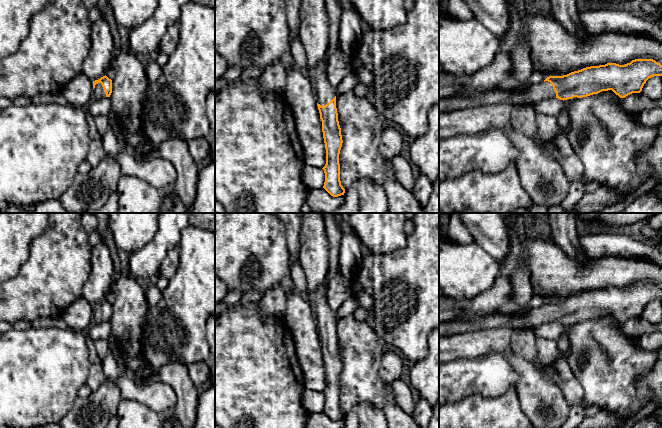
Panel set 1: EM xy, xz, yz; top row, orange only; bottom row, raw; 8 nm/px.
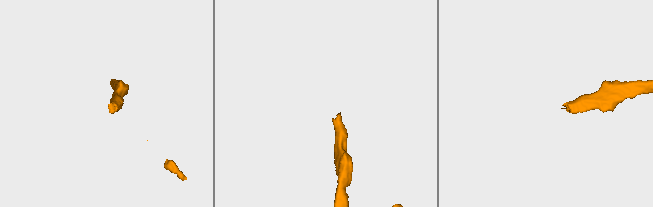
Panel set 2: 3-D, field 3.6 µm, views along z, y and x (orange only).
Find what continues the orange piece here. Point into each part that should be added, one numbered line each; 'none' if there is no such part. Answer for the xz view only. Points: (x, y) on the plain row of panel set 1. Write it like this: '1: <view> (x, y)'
1: xz (324, 315)

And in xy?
1: xy (98, 316)

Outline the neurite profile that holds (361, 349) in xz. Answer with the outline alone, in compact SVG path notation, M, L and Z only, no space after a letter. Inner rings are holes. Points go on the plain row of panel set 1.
M352 314L336 320L336 332L343 364L339 378L340 405L343 412L346 414L361 403L369 403L382 411L386 404L397 405L391 385L386 384L379 373L381 359L387 347L369 324L357 320Z

